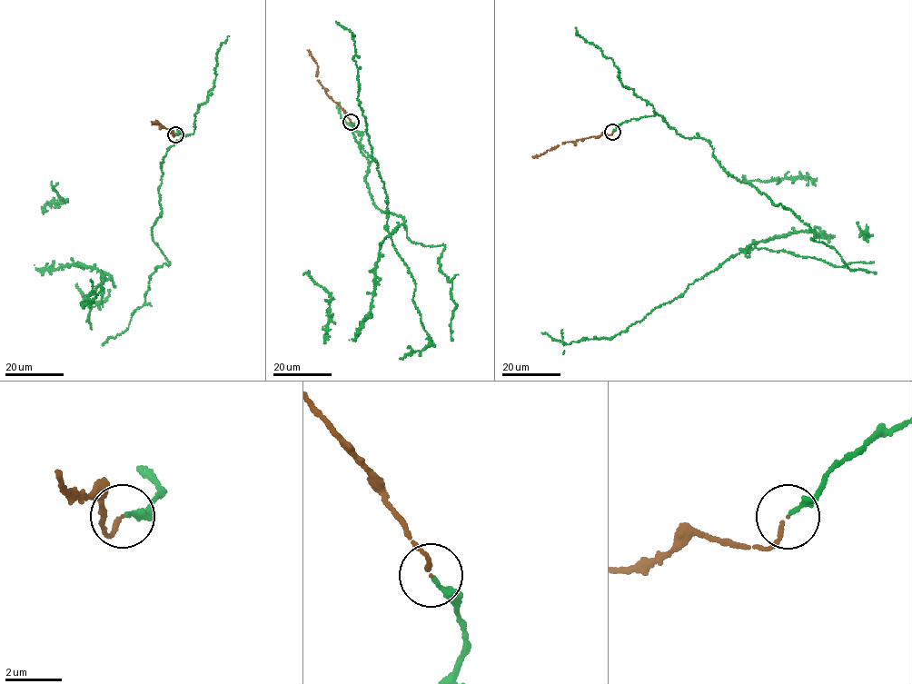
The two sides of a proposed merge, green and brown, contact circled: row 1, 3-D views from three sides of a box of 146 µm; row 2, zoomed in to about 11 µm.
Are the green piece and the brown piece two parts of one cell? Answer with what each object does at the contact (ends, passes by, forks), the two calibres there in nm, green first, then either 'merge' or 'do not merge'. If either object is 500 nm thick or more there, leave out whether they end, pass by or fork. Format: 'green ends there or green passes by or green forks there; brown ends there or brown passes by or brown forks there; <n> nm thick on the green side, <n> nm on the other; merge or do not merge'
green ends there; brown ends there; 170 nm thick on the green side, 130 nm on the other; merge

